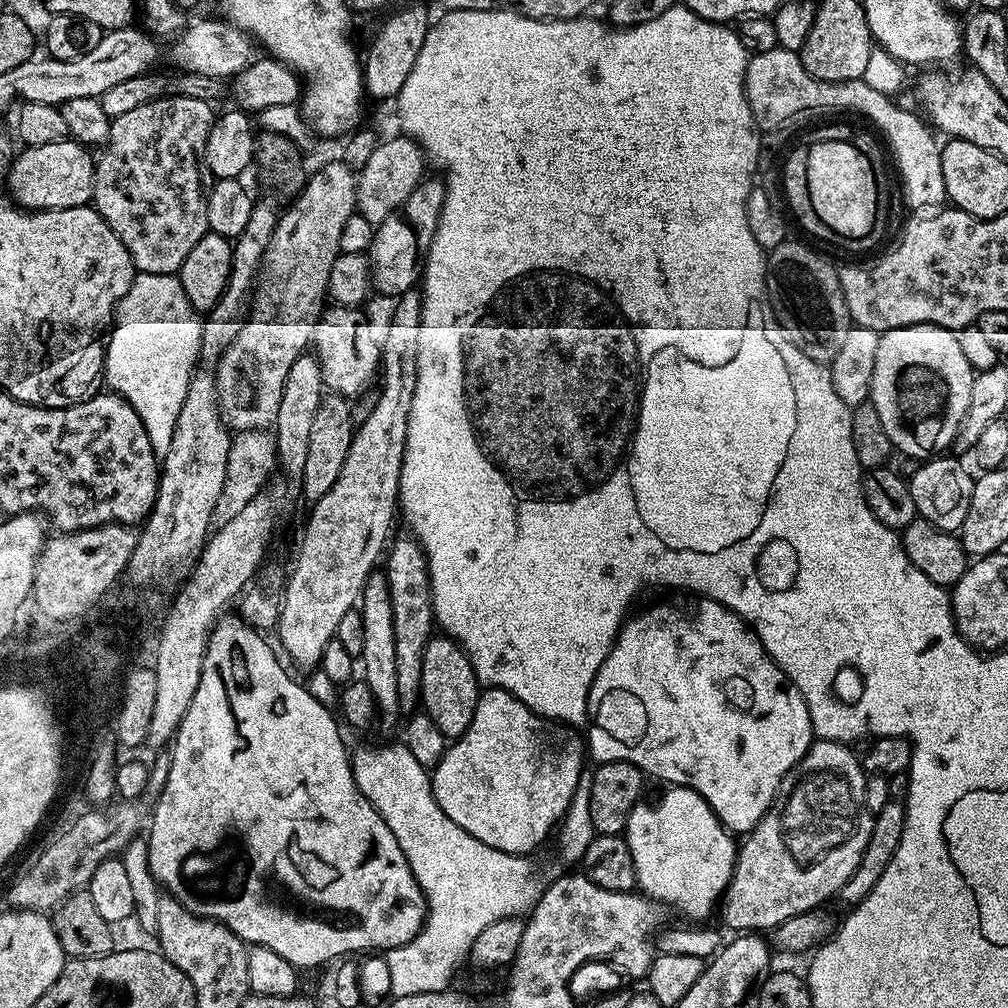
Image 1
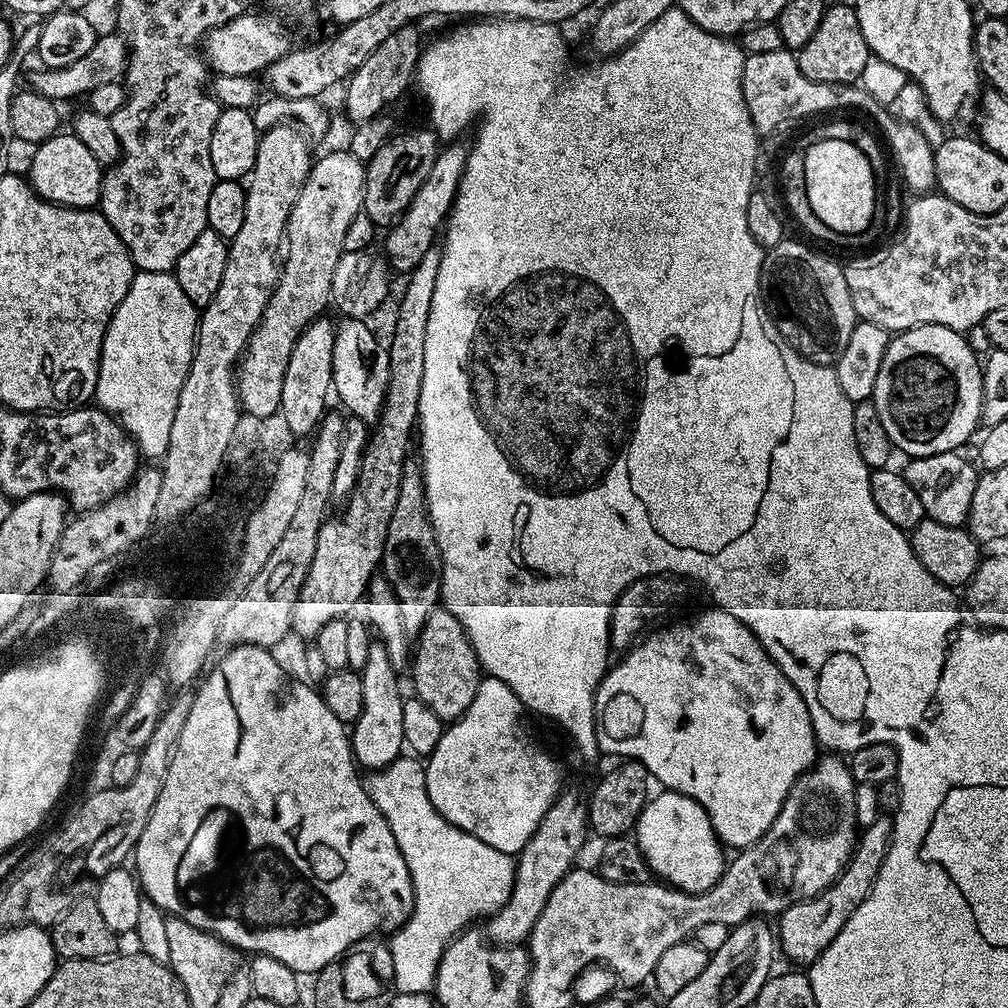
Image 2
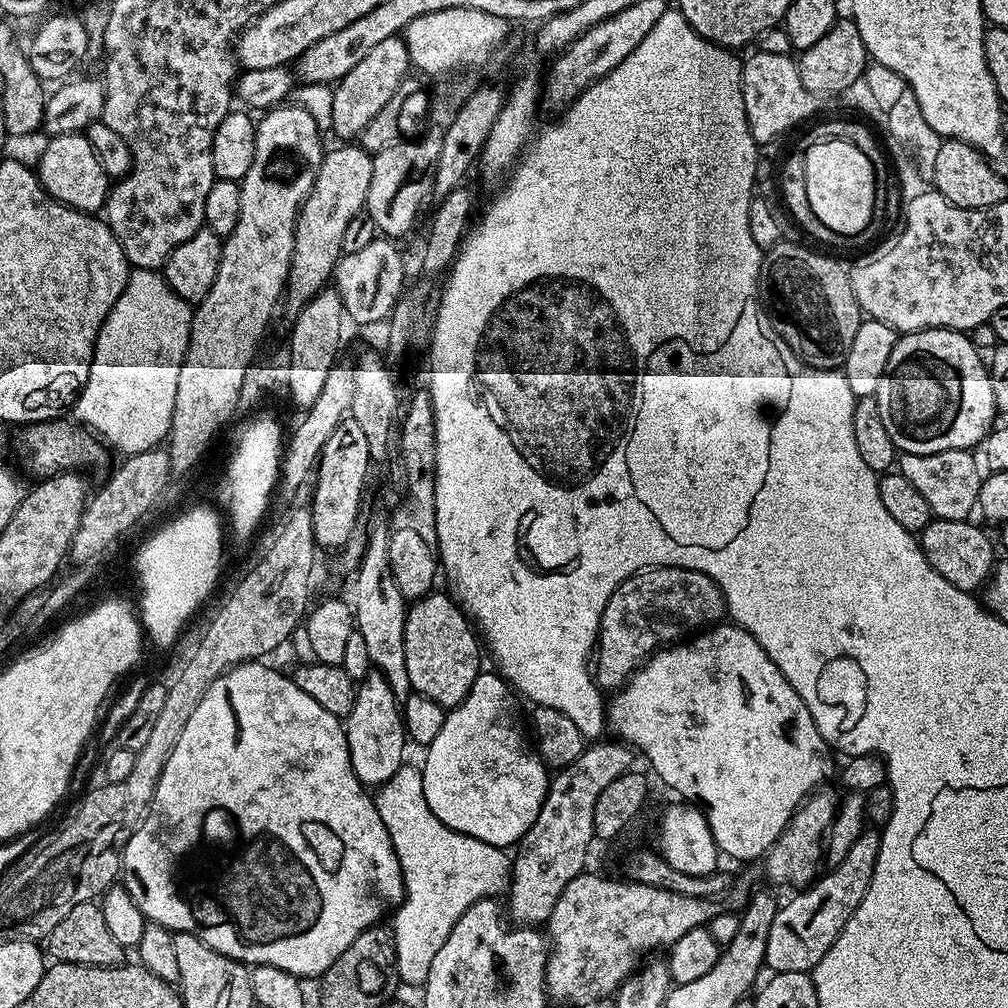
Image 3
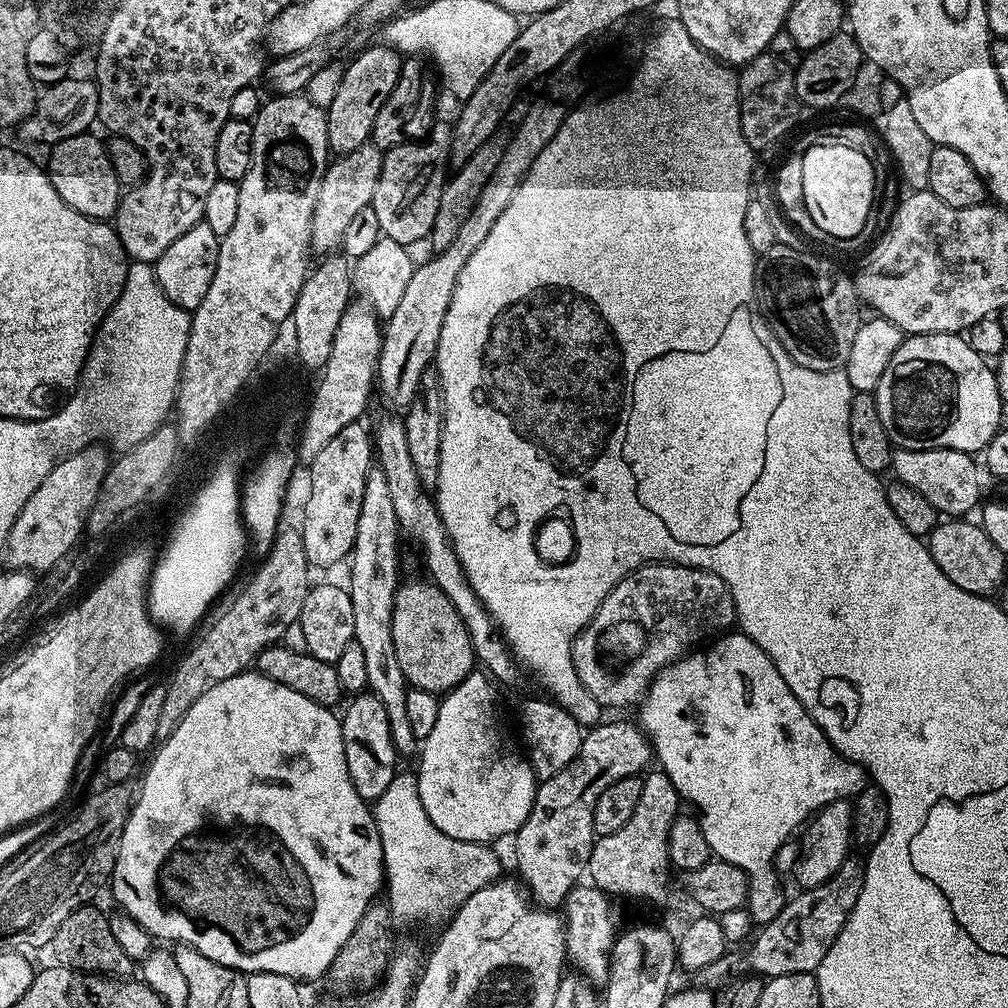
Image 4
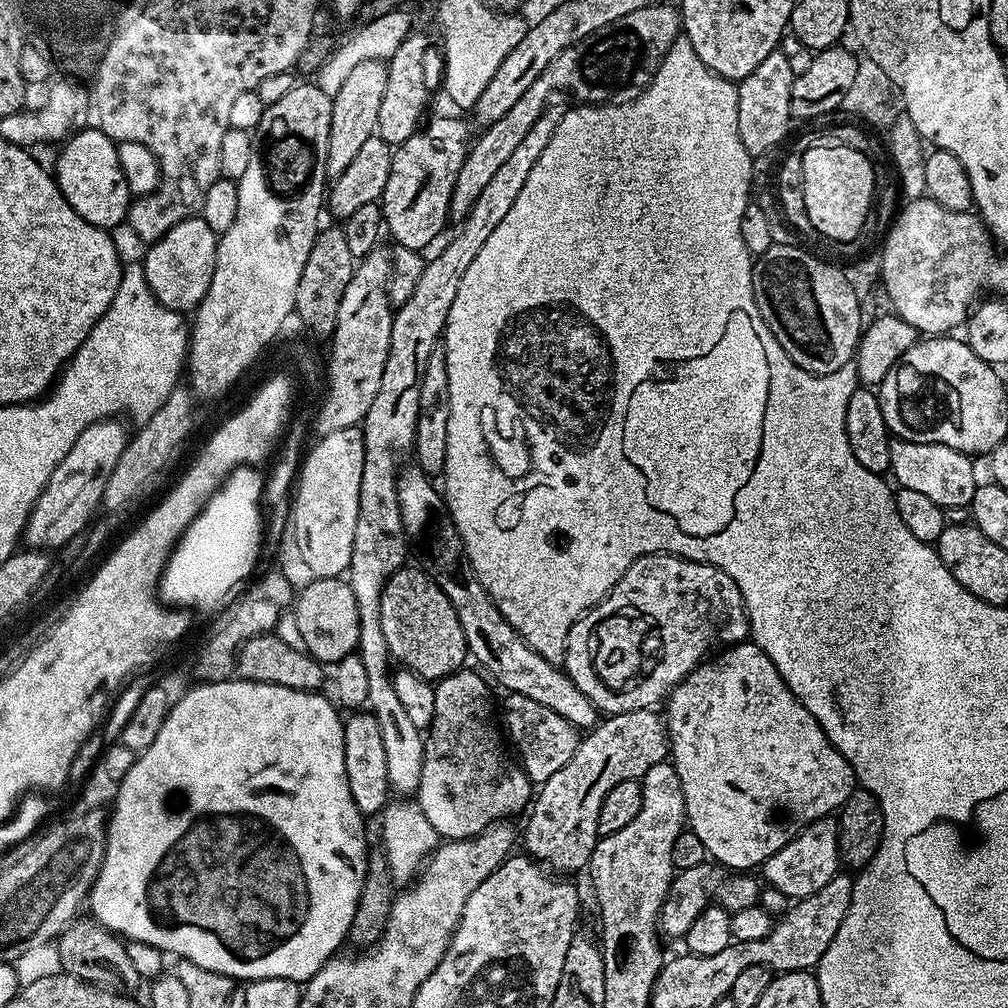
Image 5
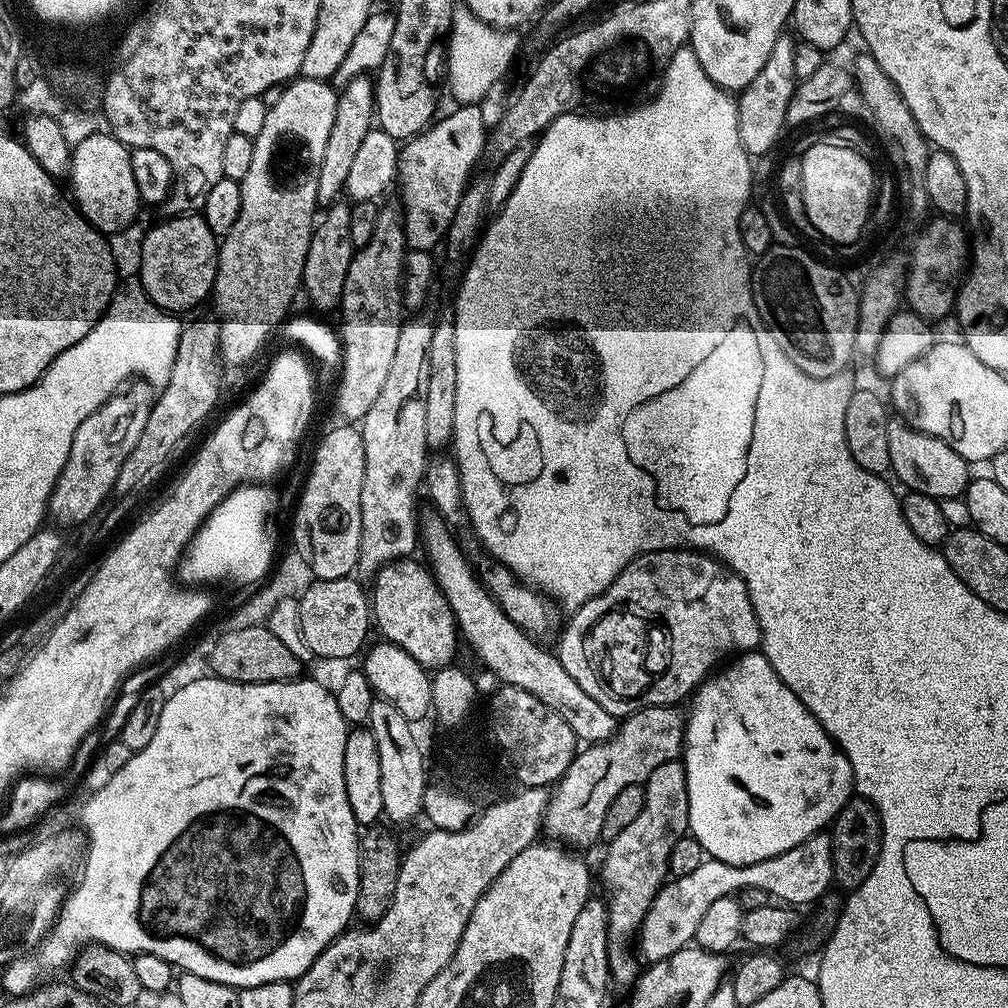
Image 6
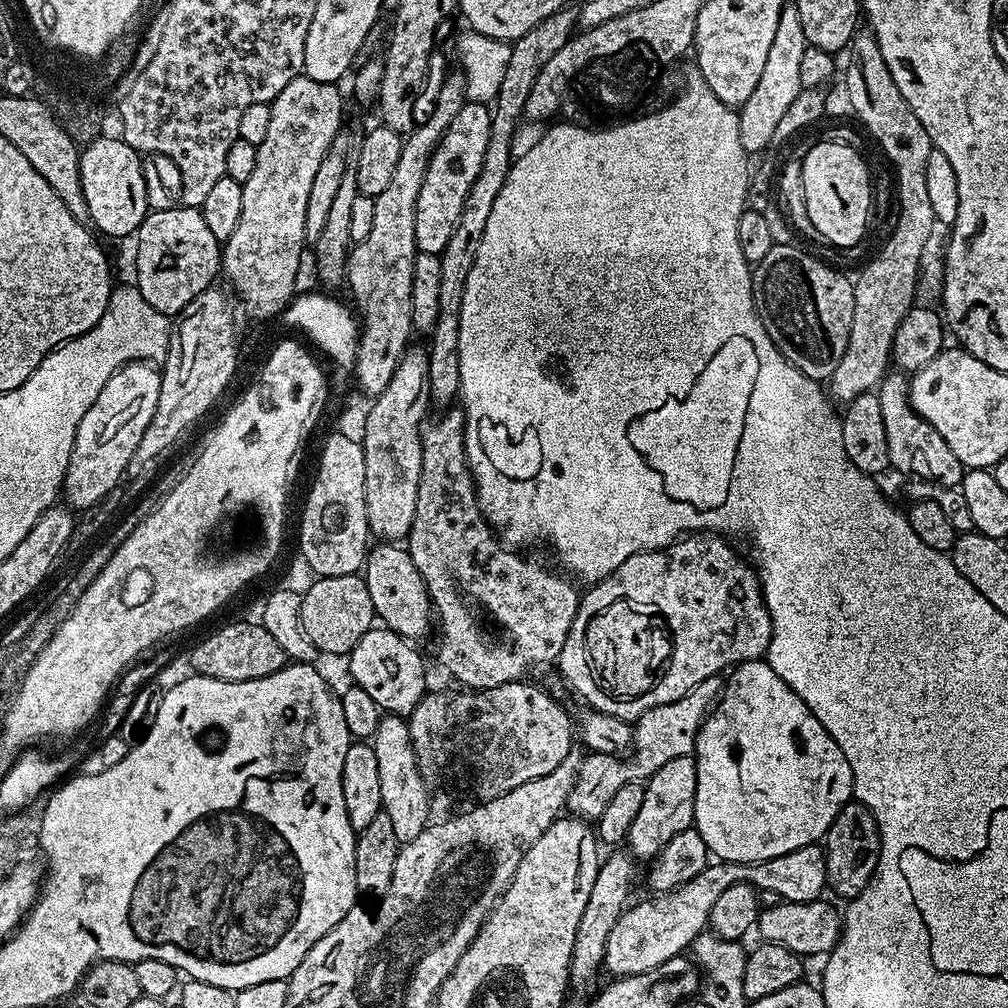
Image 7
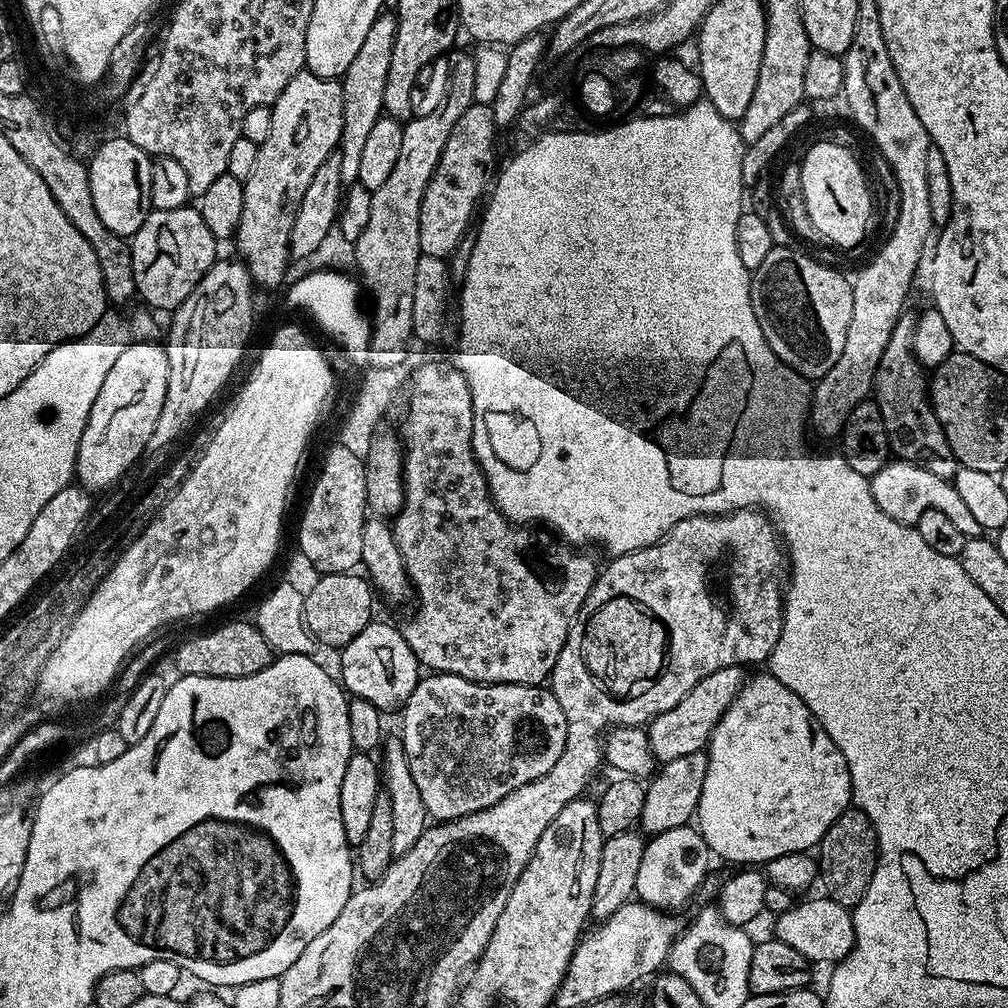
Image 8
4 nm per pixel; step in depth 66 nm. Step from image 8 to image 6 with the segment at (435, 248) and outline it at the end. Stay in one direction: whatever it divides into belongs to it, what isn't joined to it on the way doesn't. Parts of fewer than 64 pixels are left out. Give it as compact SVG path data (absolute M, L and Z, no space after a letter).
M462 104L453 109L445 120L437 119L420 135L407 141L400 148L398 169L400 200L398 199L398 204L404 217L404 239L407 247L417 252L432 252L435 244L439 245L447 237L450 221L454 218L454 210L458 210L458 202L473 179L472 170L480 155L485 155L486 152L486 124L484 128L483 107L480 104Z

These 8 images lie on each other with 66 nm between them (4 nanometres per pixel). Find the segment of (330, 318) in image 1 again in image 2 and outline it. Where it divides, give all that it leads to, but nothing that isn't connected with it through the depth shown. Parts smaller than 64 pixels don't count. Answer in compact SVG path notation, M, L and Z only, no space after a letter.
M344 318L336 324L332 386L335 399L337 396L344 403L343 411L372 426L380 417L386 398L386 386L390 382L390 358L387 347L376 341L375 334L368 329L368 323L367 319Z

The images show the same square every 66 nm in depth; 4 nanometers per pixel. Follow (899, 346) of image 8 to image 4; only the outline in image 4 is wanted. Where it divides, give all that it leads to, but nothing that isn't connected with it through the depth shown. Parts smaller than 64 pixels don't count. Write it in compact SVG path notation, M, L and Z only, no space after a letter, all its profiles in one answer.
M896 448L892 454L891 471L896 472L895 479L899 483L914 486L914 490L918 490L918 494L922 494L922 498L926 498L926 502L930 502L930 506L934 506L937 513L943 514L948 518L964 518L969 515L968 511L972 507L975 509L981 503L980 476L982 477L982 472L978 467L977 461L975 464L972 460L975 459L969 453L950 450L949 448L931 448L930 450Z

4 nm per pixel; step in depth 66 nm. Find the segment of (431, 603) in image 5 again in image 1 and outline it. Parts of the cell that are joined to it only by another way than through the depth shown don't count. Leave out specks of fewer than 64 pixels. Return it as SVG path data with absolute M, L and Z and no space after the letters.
M433 635L425 648L422 663L420 703L423 711L434 722L434 726L438 726L438 730L442 730L442 734L449 741L466 734L474 718L481 691L482 685L477 680L474 666L470 666L470 658L464 653L463 647L450 636Z

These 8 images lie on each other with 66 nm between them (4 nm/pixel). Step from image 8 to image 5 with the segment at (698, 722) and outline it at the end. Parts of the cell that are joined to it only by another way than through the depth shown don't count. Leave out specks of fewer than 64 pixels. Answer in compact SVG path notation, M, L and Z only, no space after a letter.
M652 708L605 715L585 736L577 743L574 758L539 785L526 812L528 825L524 832L522 828L523 851L556 874L587 869L600 836L598 810L602 810L606 794L618 782L643 780L650 766L663 764L670 756L665 721Z

